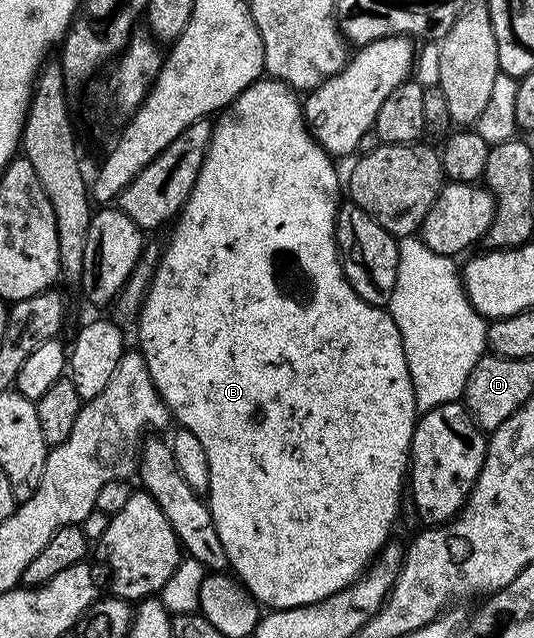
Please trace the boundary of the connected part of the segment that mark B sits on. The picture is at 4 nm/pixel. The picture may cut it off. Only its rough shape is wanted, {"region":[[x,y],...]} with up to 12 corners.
{"region":[[302,99],[216,119],[135,318],[262,607],[390,541],[419,417]]}

